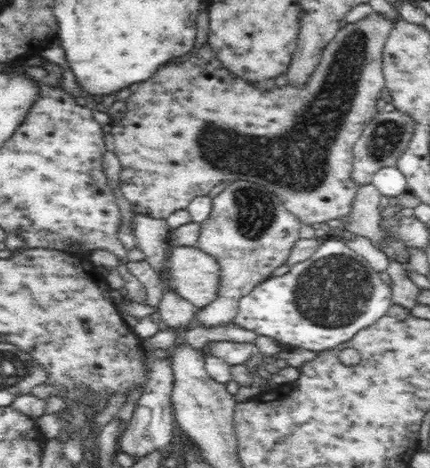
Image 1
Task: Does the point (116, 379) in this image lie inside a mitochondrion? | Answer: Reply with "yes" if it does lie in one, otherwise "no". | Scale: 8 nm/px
no

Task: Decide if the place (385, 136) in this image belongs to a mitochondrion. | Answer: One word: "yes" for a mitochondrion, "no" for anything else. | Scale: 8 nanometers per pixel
yes

